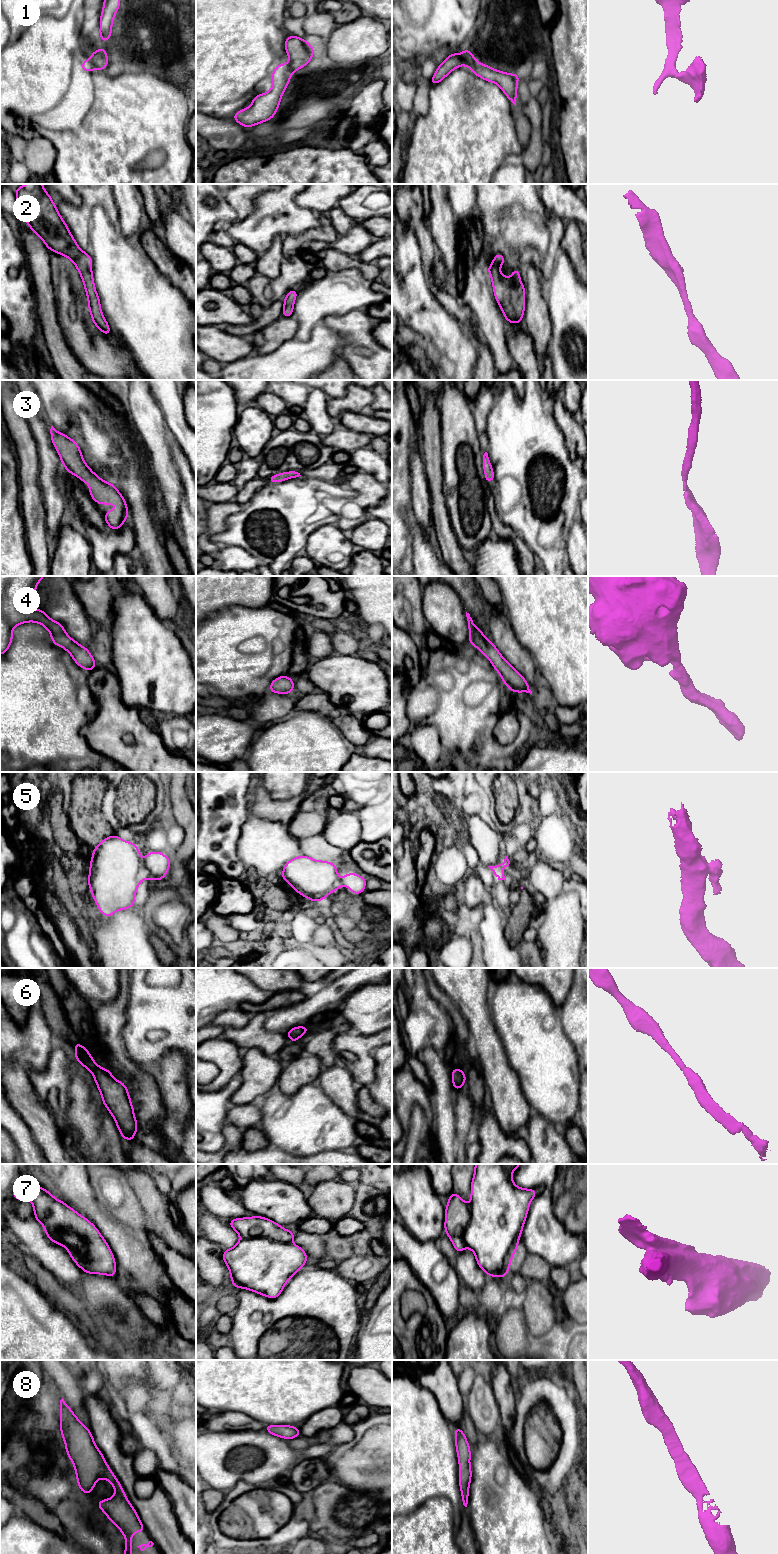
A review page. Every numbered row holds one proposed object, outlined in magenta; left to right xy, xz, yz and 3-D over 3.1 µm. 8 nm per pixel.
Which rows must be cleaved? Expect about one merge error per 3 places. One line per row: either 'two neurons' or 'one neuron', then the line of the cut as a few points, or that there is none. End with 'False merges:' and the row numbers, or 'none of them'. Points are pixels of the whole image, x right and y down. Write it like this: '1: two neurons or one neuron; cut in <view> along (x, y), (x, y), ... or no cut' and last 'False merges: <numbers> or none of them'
1: two neurons; cut in xy along (89, 59), (94, 68)
2: one neuron; no cut
3: one neuron; no cut
4: one neuron; no cut
5: two neurons; cut in xy along (142, 865), (144, 870)
6: one neuron; no cut
7: two neurons; cut in xy along (54, 1232), (64, 1244), (72, 1247), (82, 1255), (85, 1254)
8: one neuron; no cut
False merges: 1, 5, 7

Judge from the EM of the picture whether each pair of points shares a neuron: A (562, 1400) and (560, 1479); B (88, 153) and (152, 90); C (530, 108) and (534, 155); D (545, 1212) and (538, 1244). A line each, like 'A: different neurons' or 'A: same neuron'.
A: same neuron
B: same neuron
C: same neuron
D: same neuron

